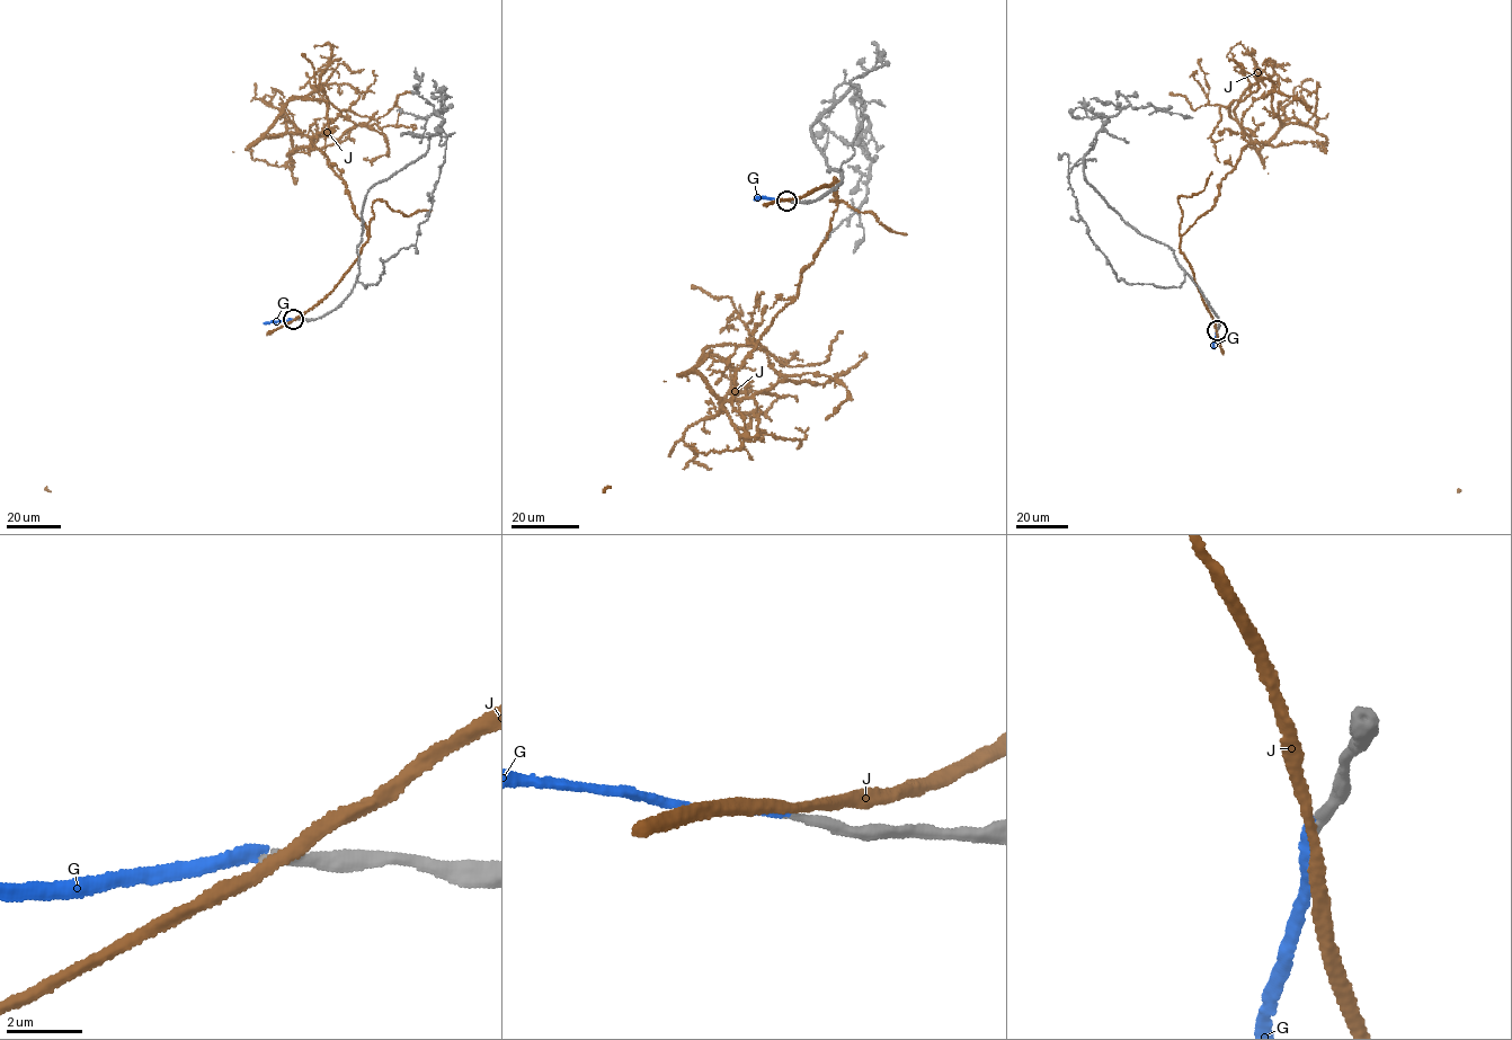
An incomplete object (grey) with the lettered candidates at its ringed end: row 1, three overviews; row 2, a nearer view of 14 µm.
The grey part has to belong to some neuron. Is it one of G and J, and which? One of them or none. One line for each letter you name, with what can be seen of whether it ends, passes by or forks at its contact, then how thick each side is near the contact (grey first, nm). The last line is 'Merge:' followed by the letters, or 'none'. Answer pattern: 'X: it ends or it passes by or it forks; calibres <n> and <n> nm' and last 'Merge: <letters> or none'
G: it ends; calibres 260 and 320 nm
Merge: G

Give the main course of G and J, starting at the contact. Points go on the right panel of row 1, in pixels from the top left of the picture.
G: (1217, 331), (1215, 348)
J: (1216, 330), (1181, 236), (1252, 101), (1270, 92), (1281, 123), (1253, 145), (1229, 107), (1259, 86), (1229, 60)

